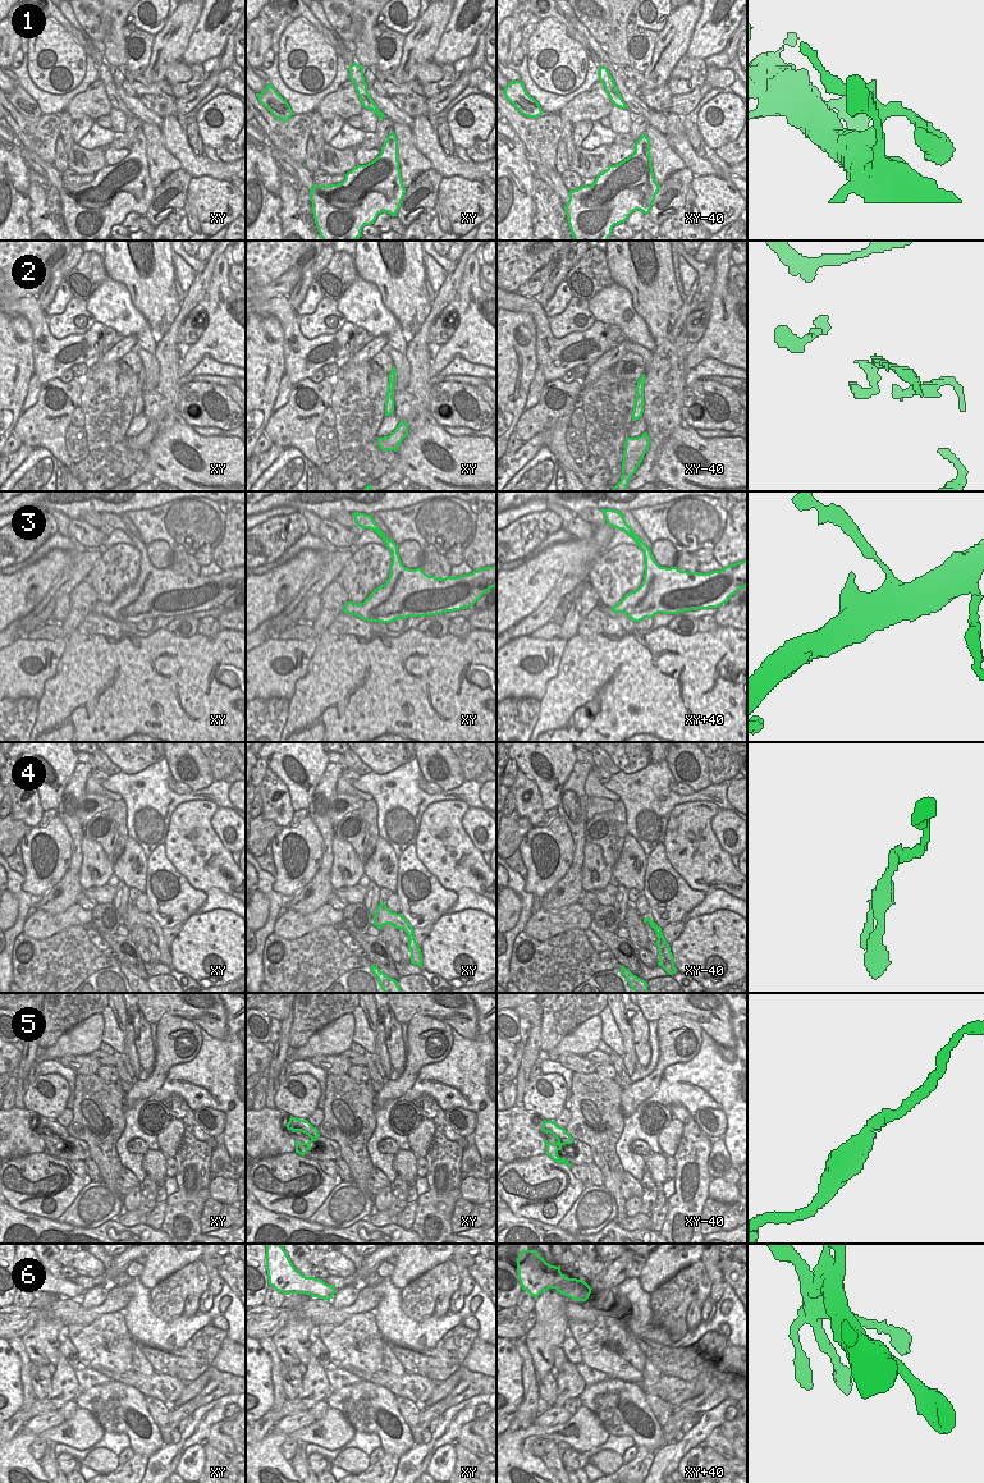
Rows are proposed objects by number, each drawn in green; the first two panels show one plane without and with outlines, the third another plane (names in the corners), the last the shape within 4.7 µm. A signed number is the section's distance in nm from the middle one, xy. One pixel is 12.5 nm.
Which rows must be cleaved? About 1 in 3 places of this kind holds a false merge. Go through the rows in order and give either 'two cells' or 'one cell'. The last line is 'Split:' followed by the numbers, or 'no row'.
1: two cells
2: one cell
3: one cell
4: one cell
5: one cell
6: one cell
Split: 1

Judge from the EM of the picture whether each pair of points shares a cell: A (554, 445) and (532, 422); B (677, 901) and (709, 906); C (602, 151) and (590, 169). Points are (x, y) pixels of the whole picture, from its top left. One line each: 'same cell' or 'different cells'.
A: same cell
B: different cells
C: same cell

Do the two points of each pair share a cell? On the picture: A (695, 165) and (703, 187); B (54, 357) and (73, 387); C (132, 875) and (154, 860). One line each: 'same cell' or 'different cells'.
A: different cells
B: different cells
C: different cells

